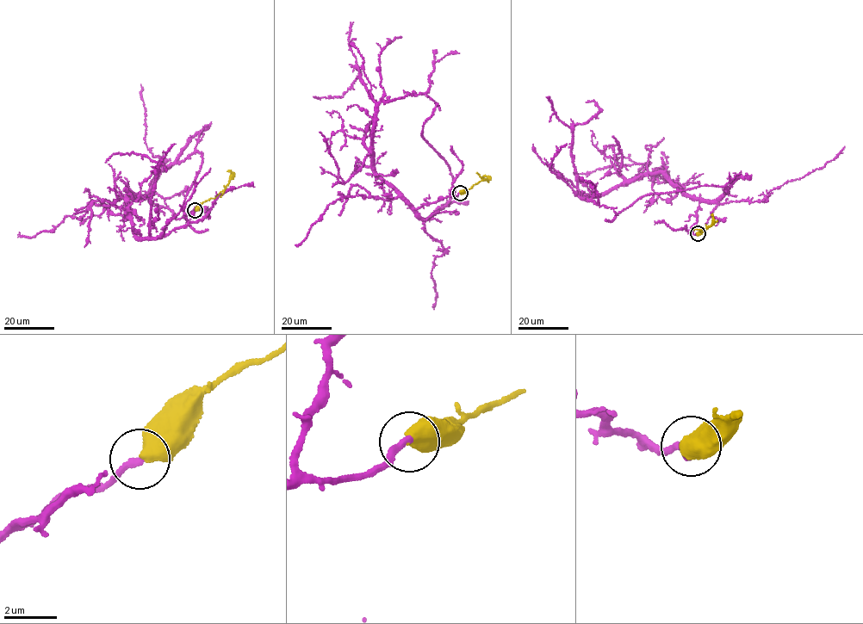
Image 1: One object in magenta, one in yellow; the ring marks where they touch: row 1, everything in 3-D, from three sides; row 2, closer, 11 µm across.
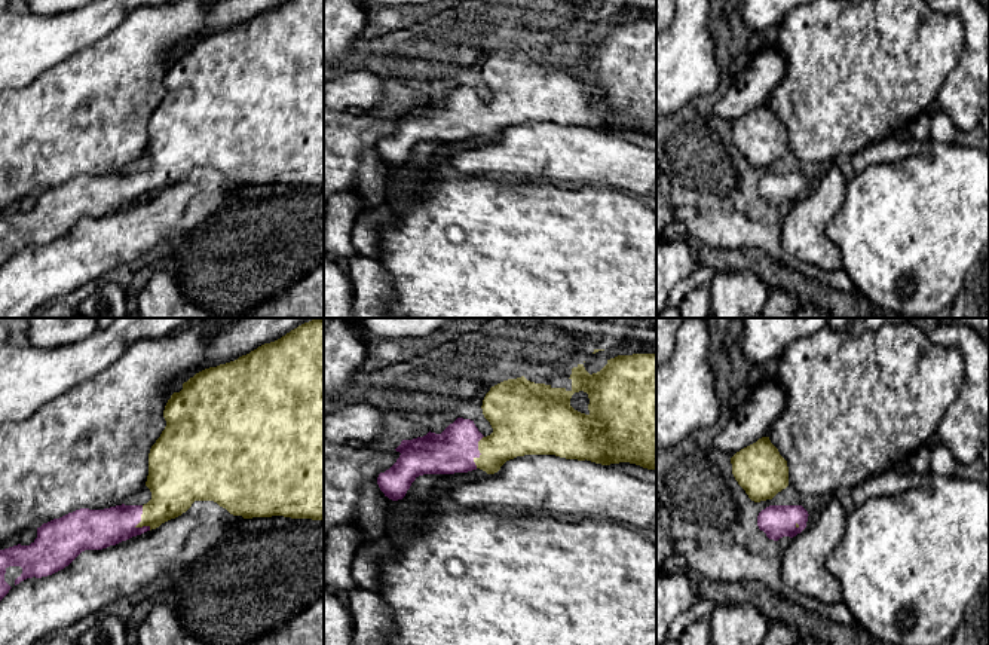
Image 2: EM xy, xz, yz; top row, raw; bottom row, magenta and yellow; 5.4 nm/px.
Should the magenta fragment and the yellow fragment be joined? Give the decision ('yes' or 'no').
yes

